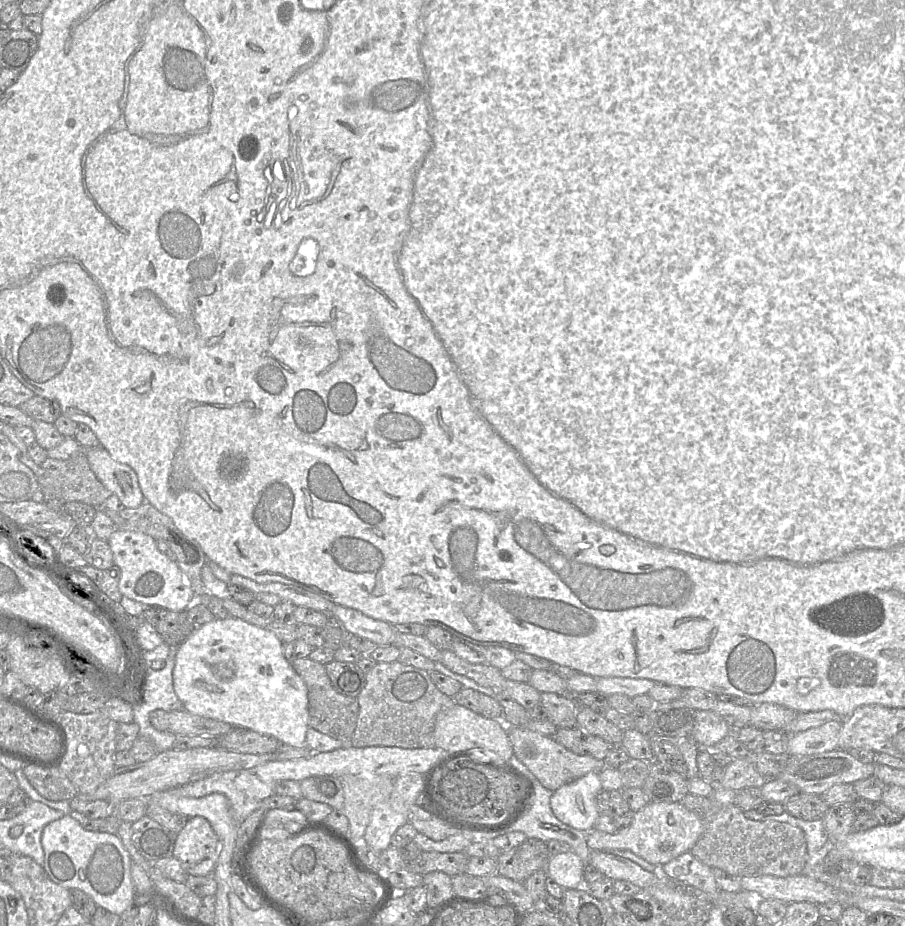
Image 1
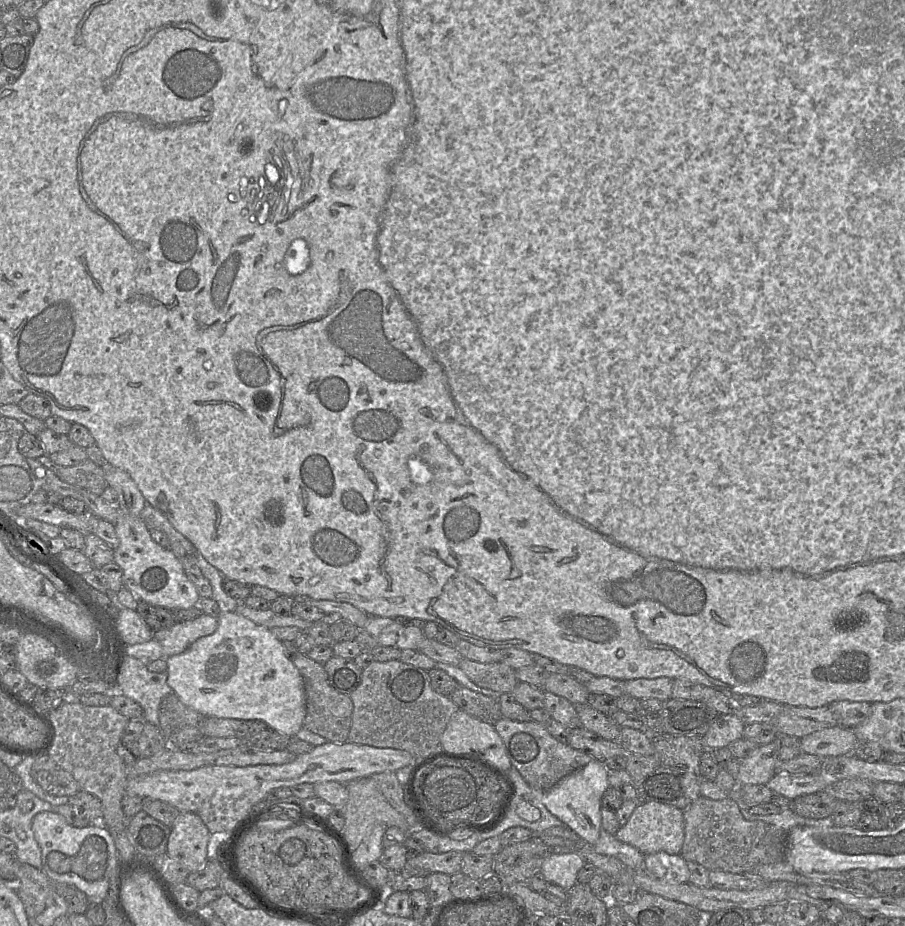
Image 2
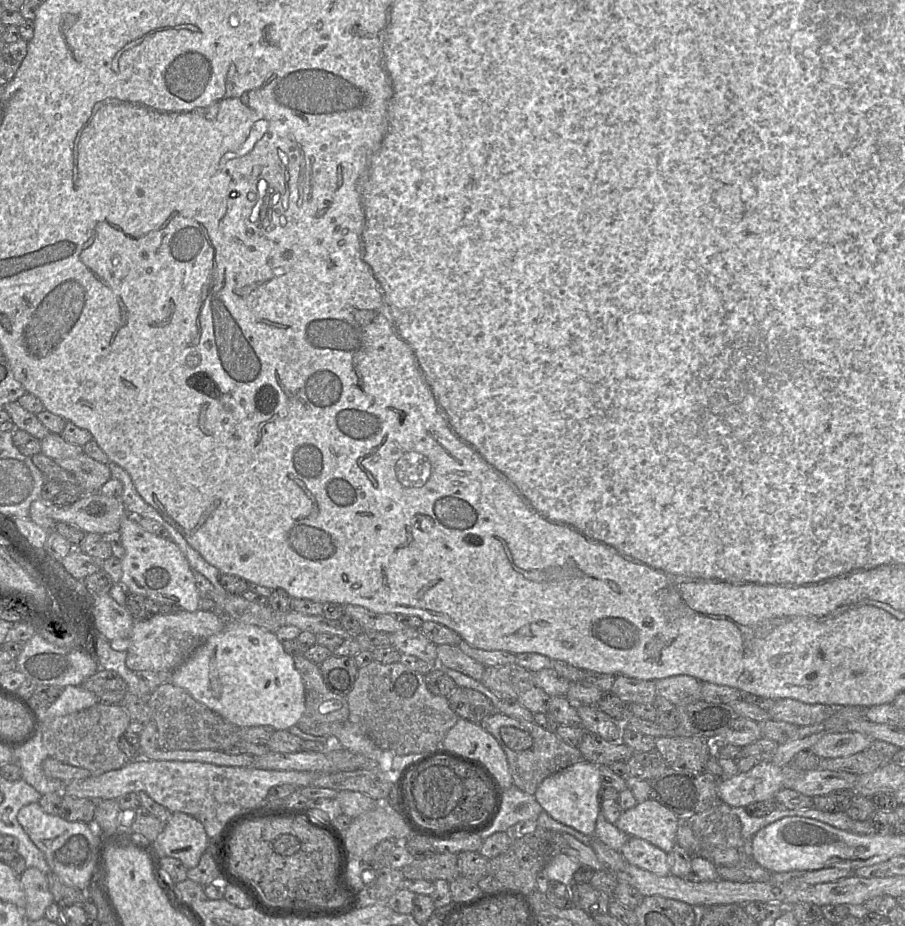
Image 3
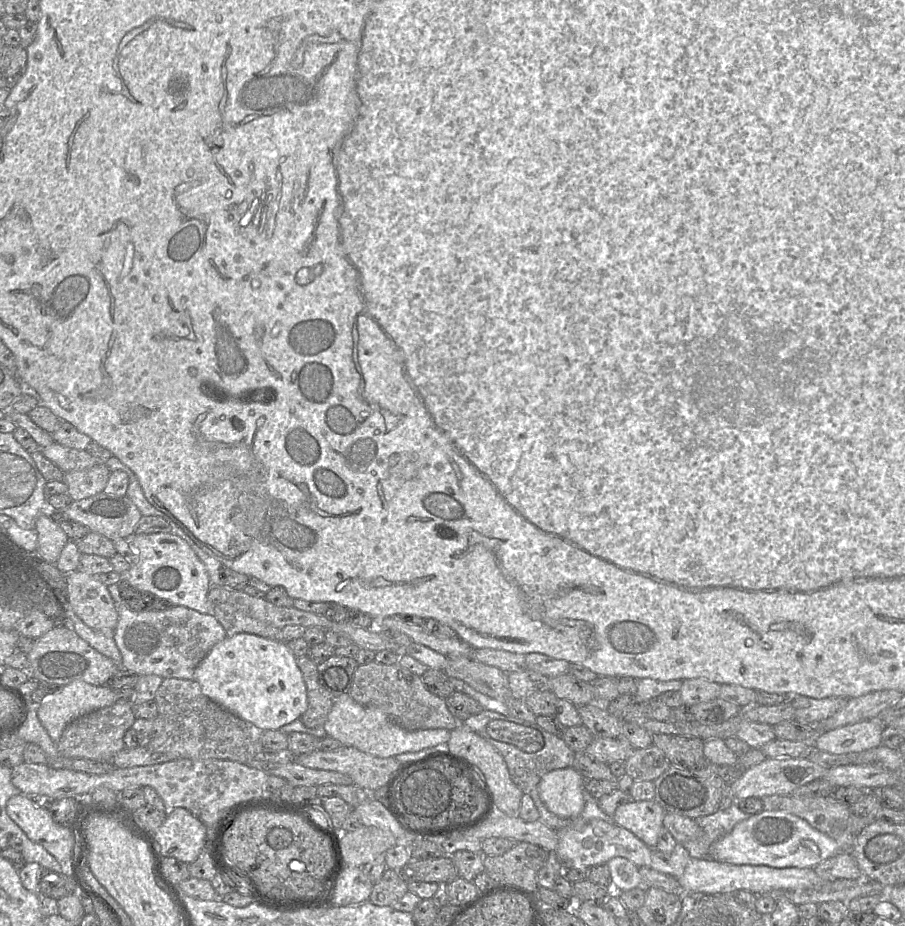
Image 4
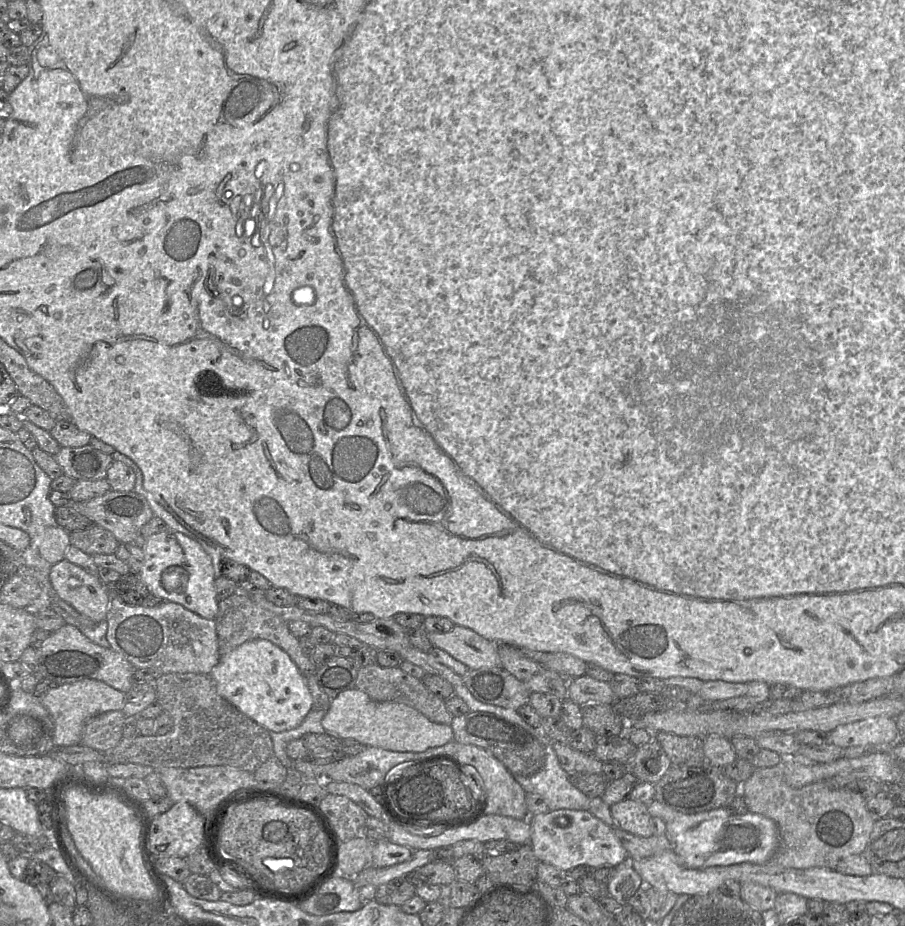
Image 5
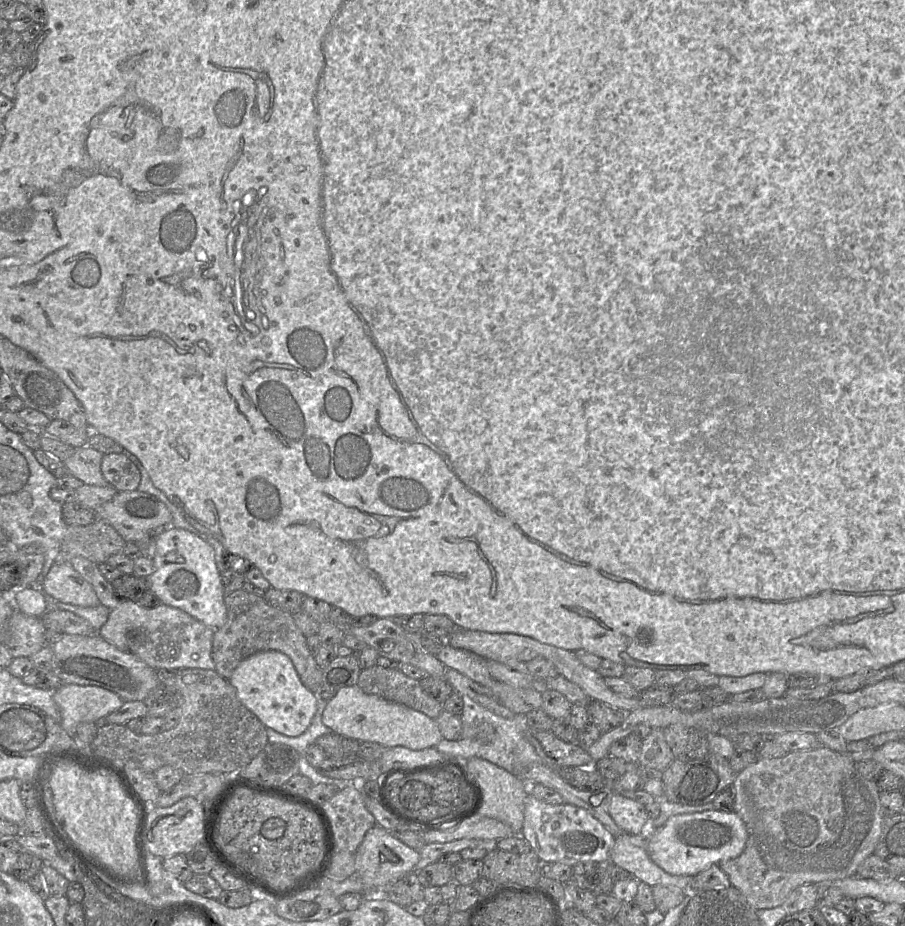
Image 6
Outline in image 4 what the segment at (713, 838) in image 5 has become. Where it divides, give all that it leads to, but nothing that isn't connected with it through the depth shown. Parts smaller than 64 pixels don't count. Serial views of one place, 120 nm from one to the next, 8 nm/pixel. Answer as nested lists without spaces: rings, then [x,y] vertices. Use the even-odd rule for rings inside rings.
[[[764,810],[758,814],[751,815],[746,820],[743,820],[737,823],[731,832],[729,832],[728,834],[724,835],[723,837],[715,841],[710,847],[709,857],[720,862],[726,862],[726,863],[735,864],[735,865],[765,865],[765,866],[770,866],[774,868],[788,868],[788,867],[815,868],[816,866],[826,861],[827,859],[832,858],[842,852],[850,852],[850,851],[842,851],[840,846],[833,838],[813,828],[806,820],[785,811]]]

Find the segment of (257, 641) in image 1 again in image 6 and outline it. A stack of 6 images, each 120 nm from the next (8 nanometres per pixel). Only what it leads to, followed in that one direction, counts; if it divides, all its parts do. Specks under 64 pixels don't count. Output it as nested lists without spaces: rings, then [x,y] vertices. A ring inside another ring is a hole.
[[[278,651],[257,652],[244,659],[228,680],[235,688],[238,699],[268,728],[288,737],[301,735],[310,725],[316,711],[316,695],[301,681],[291,659]]]

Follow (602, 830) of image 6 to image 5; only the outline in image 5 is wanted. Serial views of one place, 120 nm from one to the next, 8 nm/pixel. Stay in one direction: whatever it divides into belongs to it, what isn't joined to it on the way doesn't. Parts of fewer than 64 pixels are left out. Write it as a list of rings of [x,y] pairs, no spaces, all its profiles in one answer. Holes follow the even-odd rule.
[[[559,809],[529,816],[531,837],[529,845],[539,862],[554,866],[561,871],[568,871],[577,866],[585,866],[592,870],[603,867],[617,867],[631,859],[614,833],[614,830],[587,810]]]

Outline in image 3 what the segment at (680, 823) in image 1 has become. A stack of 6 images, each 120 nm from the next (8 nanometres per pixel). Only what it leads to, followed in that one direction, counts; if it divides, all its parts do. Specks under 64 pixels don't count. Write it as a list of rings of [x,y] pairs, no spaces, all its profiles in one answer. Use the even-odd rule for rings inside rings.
[[[650,798],[623,811],[615,825],[628,836],[641,838],[667,854],[676,844],[677,815]]]

